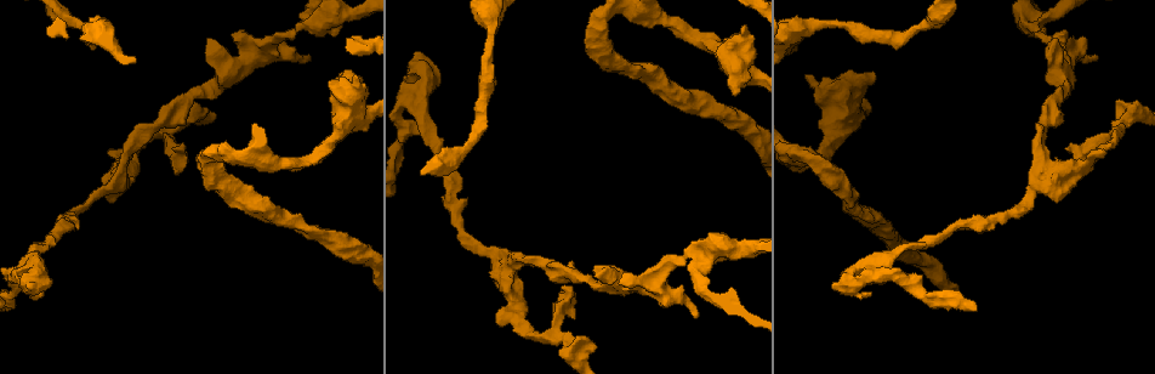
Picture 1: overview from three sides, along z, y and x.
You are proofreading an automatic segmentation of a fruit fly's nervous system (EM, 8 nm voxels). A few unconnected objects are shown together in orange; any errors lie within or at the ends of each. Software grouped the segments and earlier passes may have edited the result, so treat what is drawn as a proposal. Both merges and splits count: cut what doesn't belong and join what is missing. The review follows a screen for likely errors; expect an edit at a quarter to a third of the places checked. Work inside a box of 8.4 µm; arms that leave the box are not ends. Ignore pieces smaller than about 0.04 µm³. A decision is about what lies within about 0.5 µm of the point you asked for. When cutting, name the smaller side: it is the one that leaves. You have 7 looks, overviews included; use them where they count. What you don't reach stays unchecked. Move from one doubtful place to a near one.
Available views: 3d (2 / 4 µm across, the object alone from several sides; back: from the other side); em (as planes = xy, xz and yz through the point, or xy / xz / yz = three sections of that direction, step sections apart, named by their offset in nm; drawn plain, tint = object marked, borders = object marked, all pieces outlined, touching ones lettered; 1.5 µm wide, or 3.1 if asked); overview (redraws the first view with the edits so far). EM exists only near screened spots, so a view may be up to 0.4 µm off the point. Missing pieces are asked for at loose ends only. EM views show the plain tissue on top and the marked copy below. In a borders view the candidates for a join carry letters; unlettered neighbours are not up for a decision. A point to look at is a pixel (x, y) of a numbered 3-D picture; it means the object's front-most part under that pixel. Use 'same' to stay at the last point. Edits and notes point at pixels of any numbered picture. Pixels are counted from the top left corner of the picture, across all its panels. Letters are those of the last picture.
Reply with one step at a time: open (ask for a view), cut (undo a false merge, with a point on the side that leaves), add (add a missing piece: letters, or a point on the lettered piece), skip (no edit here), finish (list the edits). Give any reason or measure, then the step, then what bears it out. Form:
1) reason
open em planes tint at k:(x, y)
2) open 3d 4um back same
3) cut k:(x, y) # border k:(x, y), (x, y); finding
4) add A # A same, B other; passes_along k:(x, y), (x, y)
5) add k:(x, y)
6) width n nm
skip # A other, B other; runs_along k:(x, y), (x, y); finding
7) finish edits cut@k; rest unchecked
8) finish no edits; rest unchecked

an open end
open 3d 2um at 1:(1098, 58)

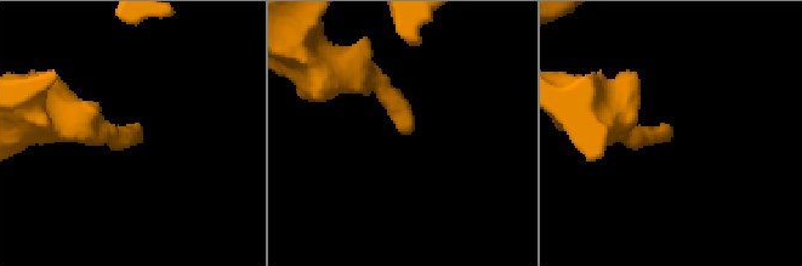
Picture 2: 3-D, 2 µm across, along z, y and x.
need the tissue
open em planes borders at 2:(133, 127)

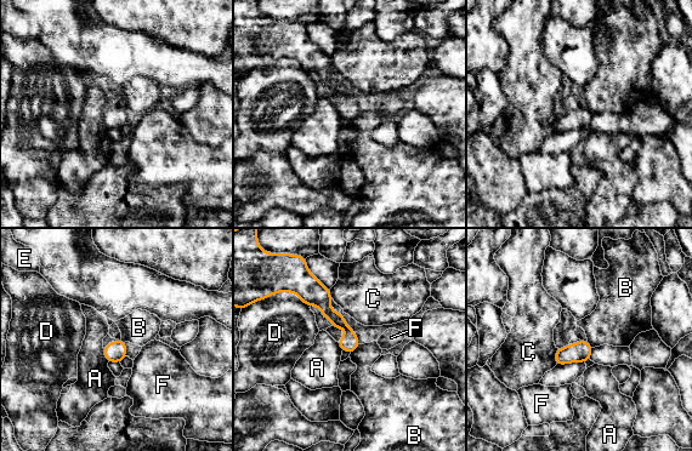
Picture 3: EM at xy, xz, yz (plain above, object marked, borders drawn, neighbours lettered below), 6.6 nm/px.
skip # A other, B other, C other, D other, E other, F other; runs_along 3:(312, 280), (324, 307), (350, 332), (350, 349); no lettered piece goes on from it

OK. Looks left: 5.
free end
open 3d 2um at 1:(177, 172)

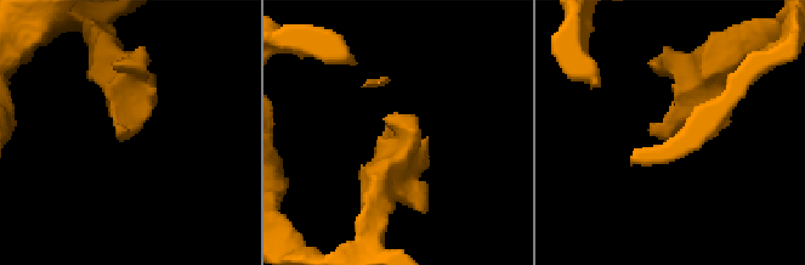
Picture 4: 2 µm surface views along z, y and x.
open em 3.1um planes borders at 4:(119, 136)

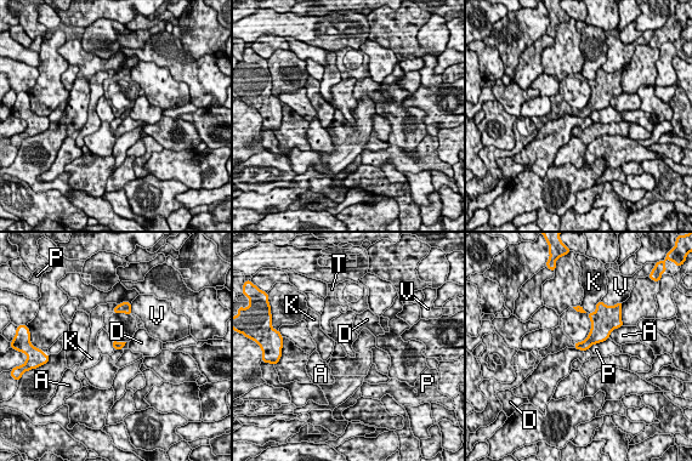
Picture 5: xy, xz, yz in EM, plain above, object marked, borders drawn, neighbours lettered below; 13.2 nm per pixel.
longest_contact P 320 nm
skip # A other, D other, K other, P other, T other, V other; no lettered piece goes on from it

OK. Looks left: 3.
stops while still wide
open 3d 4um at 1:(873, 74)

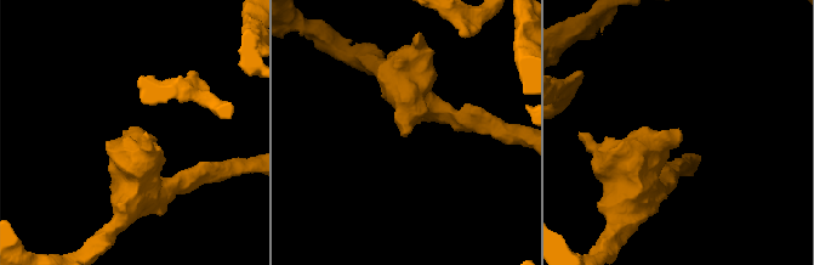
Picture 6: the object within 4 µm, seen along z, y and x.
open em 3.1um planes borders at 6:(677, 132)

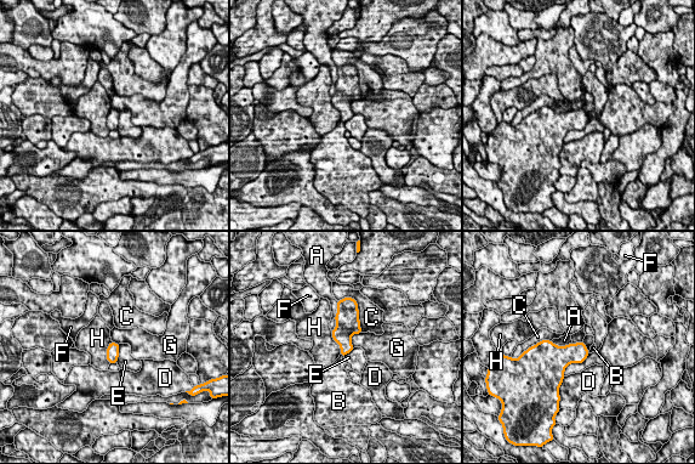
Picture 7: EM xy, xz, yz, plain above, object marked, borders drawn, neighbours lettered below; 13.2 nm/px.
skip # A other, B other, C other, D other, E other, F other, G other, H other; border 7:(119, 344), (119, 356), (115, 362); none of them fits

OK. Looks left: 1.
finish no edits; rest unchecked

